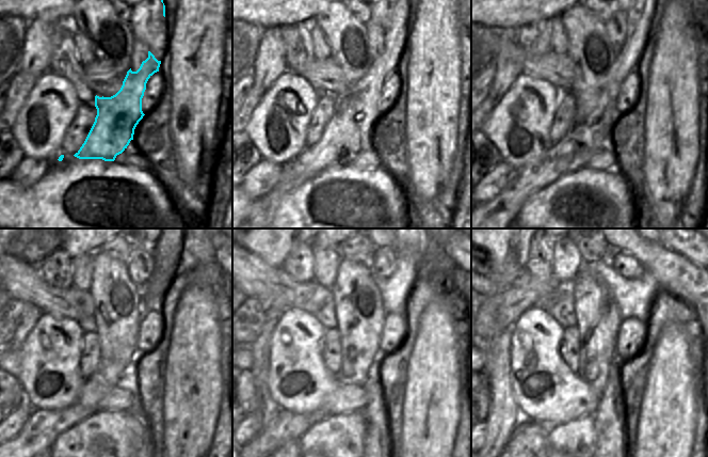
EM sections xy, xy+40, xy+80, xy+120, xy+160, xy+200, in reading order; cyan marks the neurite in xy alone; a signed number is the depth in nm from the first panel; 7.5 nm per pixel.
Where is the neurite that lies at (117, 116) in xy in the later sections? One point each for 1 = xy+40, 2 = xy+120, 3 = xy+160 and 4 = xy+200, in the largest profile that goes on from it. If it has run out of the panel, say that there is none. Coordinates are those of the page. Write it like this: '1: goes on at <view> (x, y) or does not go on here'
1: goes on at xy+40 (356, 113)
2: goes on at xy+120 (44, 425)
3: goes on at xy+160 (286, 425)
4: goes on at xy+200 (647, 277)

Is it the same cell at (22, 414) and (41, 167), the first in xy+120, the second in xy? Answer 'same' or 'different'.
same

